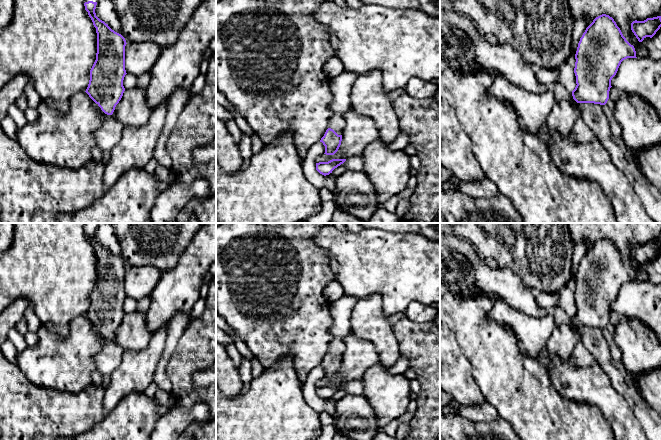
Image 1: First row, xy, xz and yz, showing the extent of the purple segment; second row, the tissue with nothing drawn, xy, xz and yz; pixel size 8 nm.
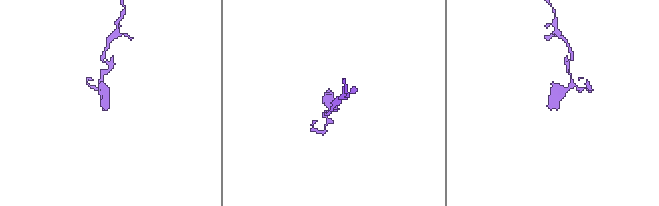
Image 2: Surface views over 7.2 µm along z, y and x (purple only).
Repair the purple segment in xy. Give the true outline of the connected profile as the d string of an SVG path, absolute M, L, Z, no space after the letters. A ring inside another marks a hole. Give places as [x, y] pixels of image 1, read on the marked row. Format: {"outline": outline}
{"outline": "M97 2L84 3L97 33L96 60L90 70L86 93L107 114L112 115L125 88L125 38L100 20L95 13Z"}

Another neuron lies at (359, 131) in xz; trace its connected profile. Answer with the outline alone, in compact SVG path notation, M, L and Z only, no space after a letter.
M353 108L344 113L345 127L342 141L334 155L320 155L316 162L328 162L332 159L348 159L363 154L365 148L380 136L374 121L358 114Z

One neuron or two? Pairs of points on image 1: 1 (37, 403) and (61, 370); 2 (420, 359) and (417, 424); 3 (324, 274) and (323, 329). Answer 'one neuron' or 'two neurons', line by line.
1: two neurons
2: one neuron
3: one neuron

